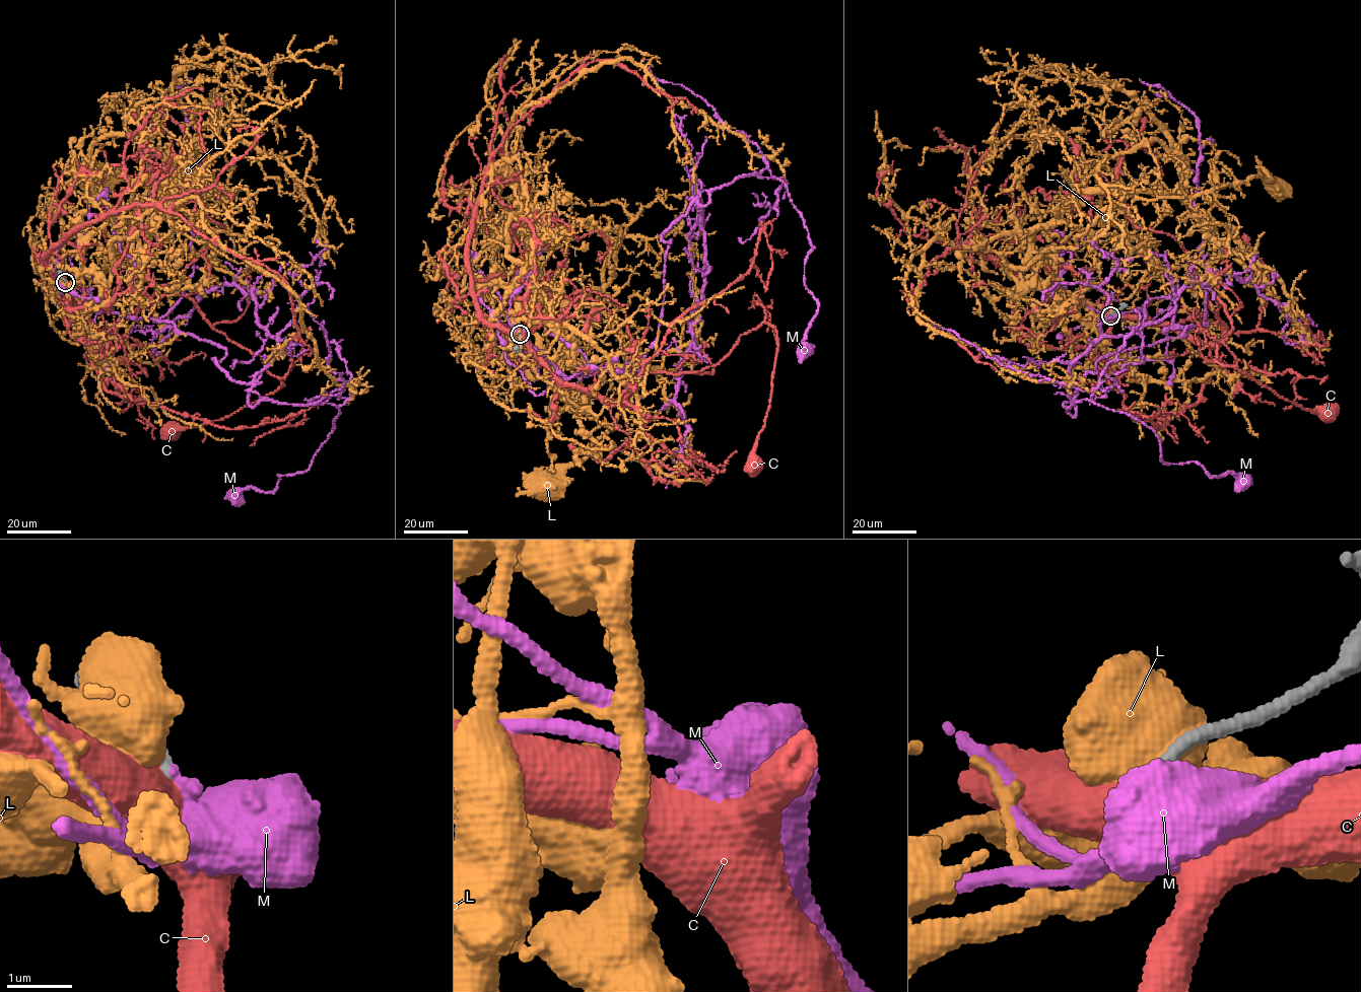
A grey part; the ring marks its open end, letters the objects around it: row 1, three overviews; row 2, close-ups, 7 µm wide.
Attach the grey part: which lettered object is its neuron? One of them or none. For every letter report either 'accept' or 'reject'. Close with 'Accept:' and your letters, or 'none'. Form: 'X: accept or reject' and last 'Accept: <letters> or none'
C: reject
L: reject
M: reject
Accept: none

